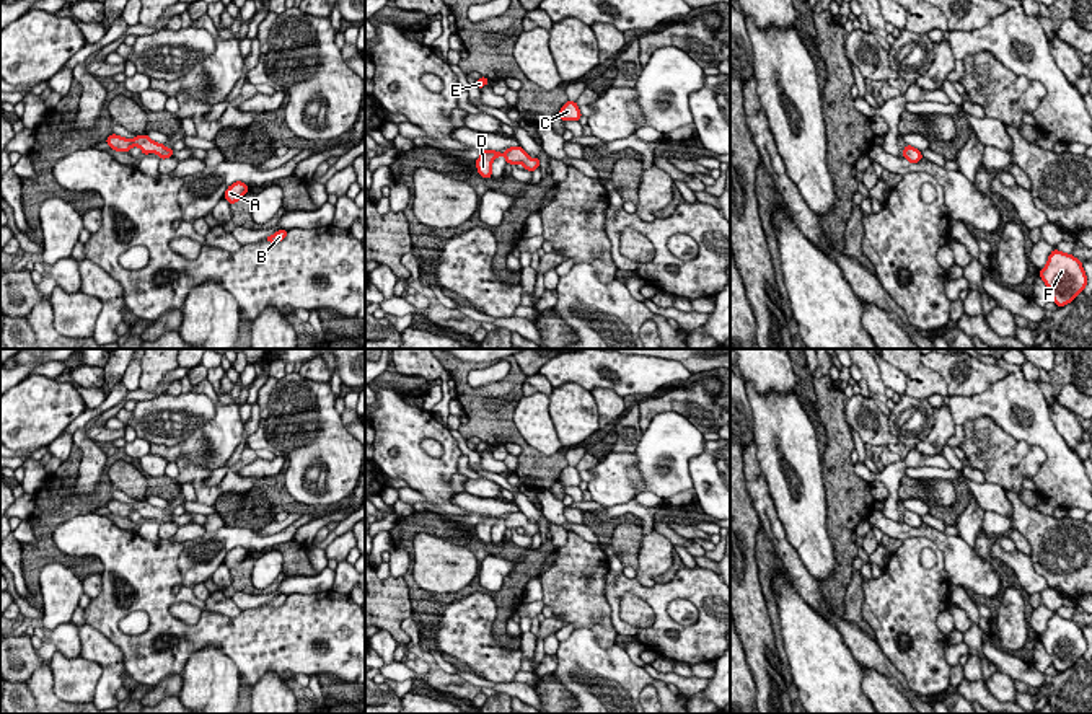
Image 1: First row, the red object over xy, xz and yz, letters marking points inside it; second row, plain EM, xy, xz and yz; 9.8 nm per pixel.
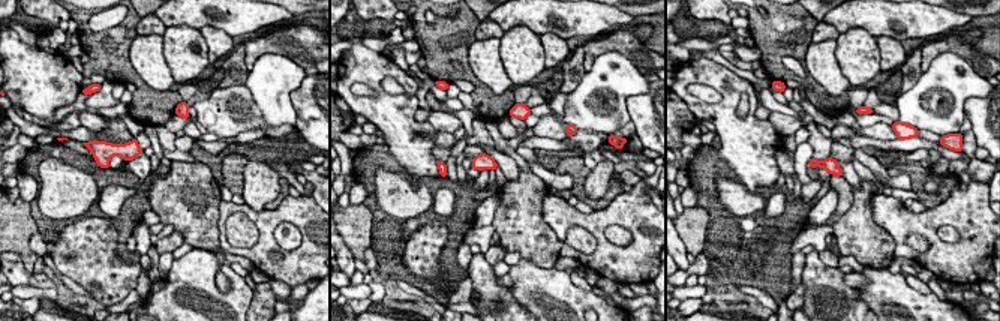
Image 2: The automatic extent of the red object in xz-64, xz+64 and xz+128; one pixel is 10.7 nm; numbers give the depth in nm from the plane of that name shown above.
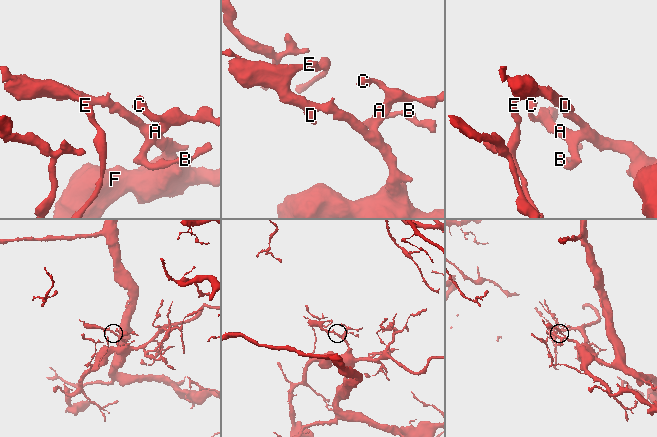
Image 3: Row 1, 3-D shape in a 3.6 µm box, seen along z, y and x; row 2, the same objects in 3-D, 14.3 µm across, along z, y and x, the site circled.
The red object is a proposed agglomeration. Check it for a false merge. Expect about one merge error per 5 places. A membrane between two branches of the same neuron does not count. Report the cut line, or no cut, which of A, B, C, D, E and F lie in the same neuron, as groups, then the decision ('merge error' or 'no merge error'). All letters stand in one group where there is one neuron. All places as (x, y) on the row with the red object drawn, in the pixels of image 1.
no cut; A B C D E F; no merge error

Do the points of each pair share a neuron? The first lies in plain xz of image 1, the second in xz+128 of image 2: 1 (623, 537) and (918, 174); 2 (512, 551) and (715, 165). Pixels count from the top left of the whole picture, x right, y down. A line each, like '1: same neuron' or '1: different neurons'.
1: same neuron
2: same neuron

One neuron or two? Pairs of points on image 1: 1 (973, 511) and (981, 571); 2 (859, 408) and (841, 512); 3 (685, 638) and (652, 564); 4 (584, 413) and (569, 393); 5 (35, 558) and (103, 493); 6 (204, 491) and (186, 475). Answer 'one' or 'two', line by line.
1: two
2: two
3: two
4: one
5: one
6: one

